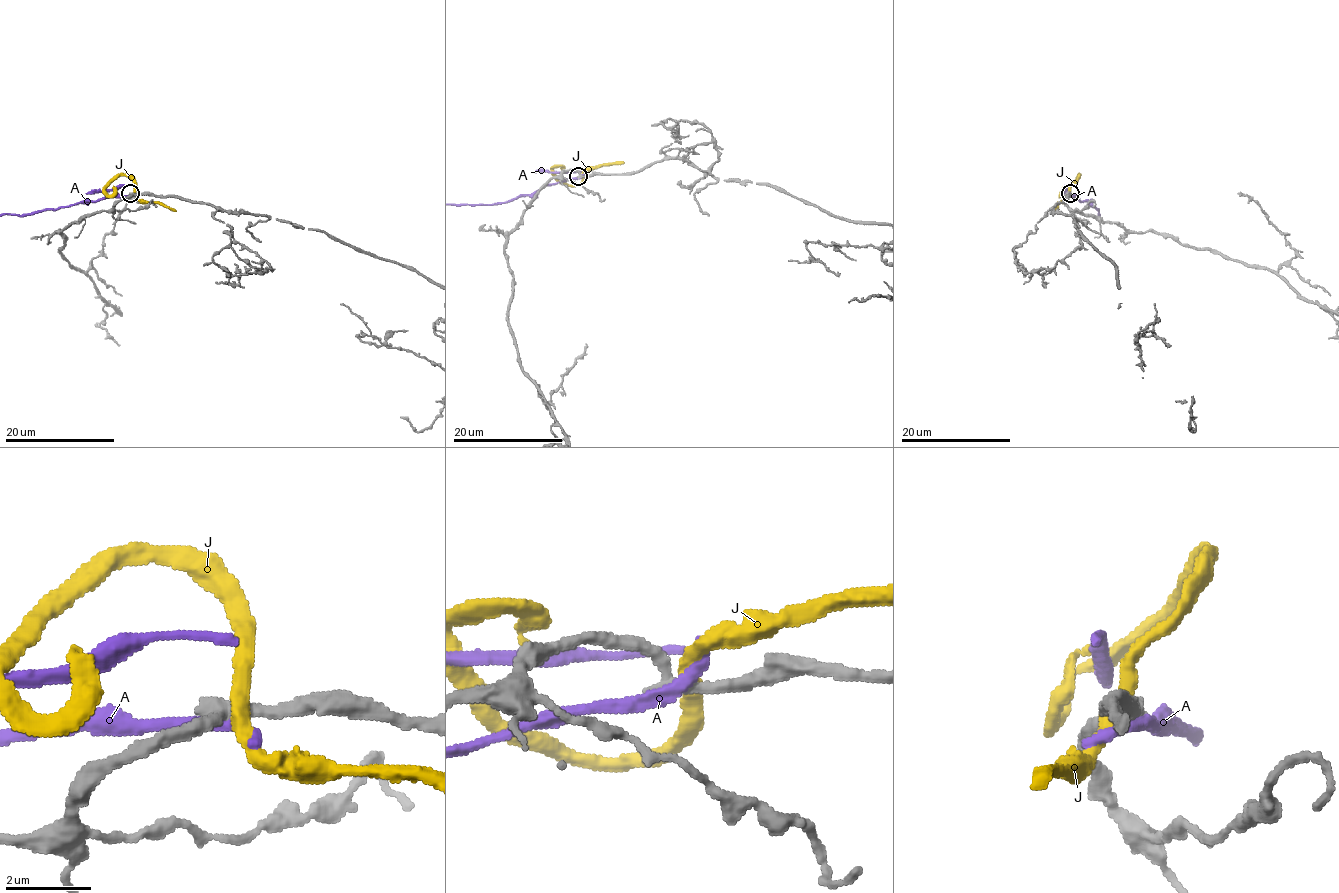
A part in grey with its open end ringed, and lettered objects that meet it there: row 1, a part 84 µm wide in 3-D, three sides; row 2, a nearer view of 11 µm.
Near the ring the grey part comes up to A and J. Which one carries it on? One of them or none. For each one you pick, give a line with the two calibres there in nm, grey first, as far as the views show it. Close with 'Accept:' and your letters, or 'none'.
Accept: none

